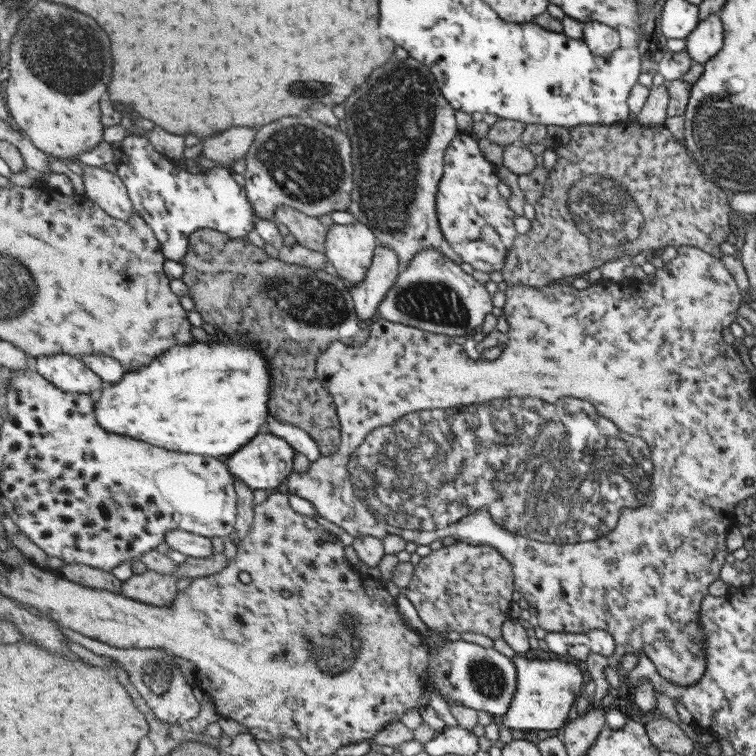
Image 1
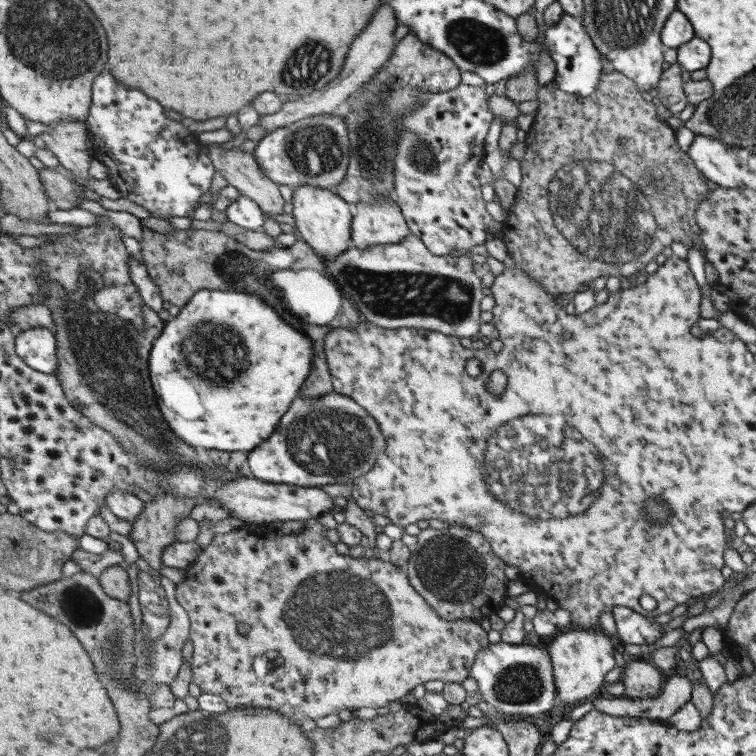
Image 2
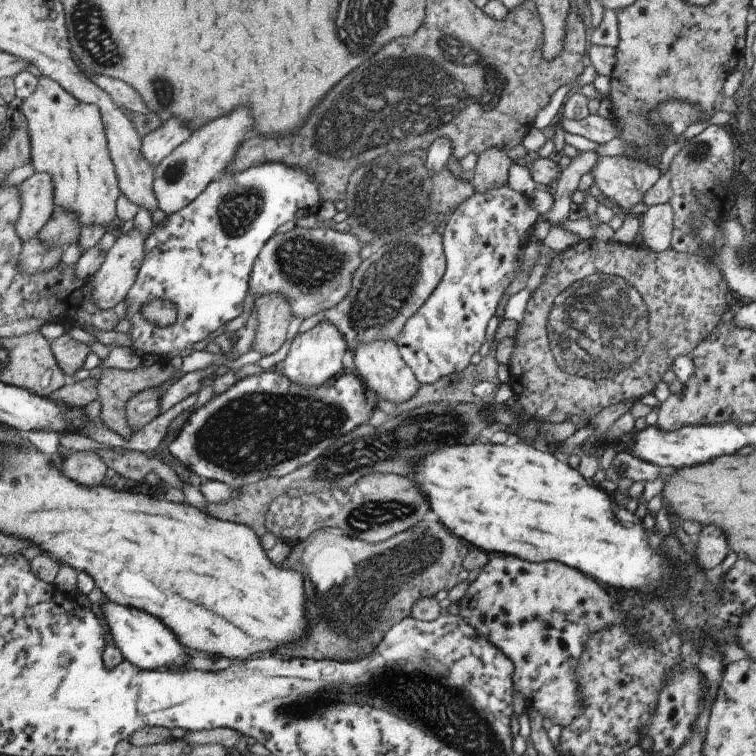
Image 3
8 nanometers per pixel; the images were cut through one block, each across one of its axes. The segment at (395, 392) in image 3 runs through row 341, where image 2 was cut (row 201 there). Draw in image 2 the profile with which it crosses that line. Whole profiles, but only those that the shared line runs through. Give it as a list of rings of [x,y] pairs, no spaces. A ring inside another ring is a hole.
[[[395,200],[377,204],[359,204],[353,220],[353,244],[361,250],[375,246],[401,244],[413,234],[401,206]]]

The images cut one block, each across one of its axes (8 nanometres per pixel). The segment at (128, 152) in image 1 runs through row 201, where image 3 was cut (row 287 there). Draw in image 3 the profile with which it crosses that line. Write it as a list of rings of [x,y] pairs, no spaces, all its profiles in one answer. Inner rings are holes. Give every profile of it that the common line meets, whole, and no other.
[[[263,164],[263,168],[249,168],[237,176],[217,178],[193,204],[181,212],[169,216],[163,226],[155,226],[147,238],[147,256],[139,272],[139,280],[131,288],[127,300],[127,320],[129,320],[129,340],[131,348],[145,358],[147,354],[159,360],[161,364],[171,362],[173,358],[185,358],[195,352],[195,344],[205,340],[211,332],[235,320],[243,312],[243,302],[247,292],[251,292],[251,276],[255,262],[263,252],[265,244],[275,236],[277,228],[285,222],[297,222],[303,216],[315,216],[323,198],[319,198],[317,182],[313,182],[307,172],[289,168],[285,164]],[[157,300],[167,300],[177,304],[179,318],[173,326],[157,326],[145,314],[147,304]]]

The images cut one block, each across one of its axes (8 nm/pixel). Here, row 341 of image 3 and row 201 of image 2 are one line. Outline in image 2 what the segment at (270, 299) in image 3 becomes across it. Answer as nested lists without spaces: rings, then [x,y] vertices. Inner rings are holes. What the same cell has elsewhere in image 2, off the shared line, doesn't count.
[[[209,146],[211,158],[225,180],[235,186],[243,196],[253,198],[269,216],[285,212],[285,198],[281,196],[279,184],[273,182],[259,166],[255,154],[239,150],[223,150],[221,146]]]

